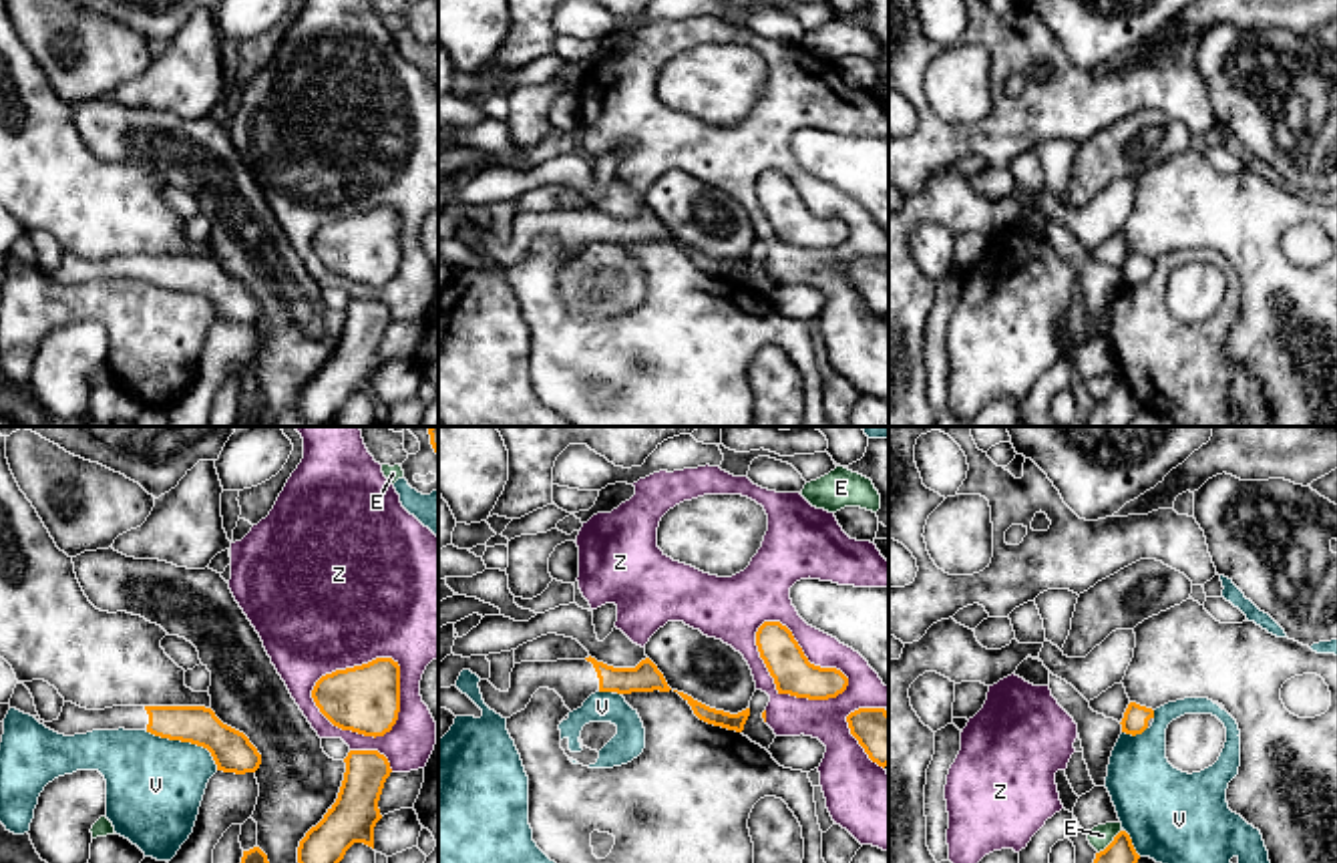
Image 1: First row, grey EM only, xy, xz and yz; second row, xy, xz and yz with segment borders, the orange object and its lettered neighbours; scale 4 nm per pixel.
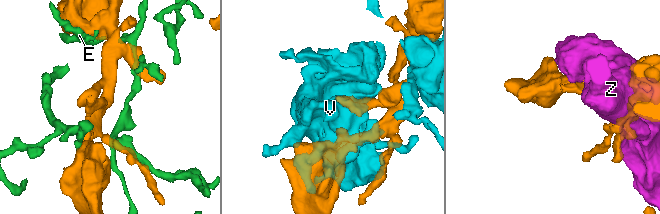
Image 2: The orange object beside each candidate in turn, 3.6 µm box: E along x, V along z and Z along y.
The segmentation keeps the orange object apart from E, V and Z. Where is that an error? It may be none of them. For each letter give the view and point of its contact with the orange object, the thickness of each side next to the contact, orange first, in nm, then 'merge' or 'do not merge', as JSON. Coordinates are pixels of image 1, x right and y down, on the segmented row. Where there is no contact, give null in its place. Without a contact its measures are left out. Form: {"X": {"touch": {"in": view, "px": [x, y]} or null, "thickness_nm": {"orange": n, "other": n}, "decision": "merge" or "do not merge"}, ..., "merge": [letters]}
{"E": {"touch": {"in": "yz", "px": [1112, 841]}, "thickness_nm": {"orange": 100, "other": 90}, "decision": "do not merge"}, "V": {"touch": {"in": "xy", "px": [185, 741]}, "thickness_nm": {"orange": 160, "other": 380}, "decision": "do not merge"}, "Z": {"touch": {"in": "xy", "px": [354, 666]}, "thickness_nm": {"orange": 280, "other": 500}, "decision": "do not merge"}, "merge": []}

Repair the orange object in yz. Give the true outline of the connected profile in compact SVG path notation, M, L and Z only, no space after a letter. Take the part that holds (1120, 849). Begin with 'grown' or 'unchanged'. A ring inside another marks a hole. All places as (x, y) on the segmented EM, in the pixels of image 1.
unchanged; M1120 831L1104 851L1096 853L1094 863L1138 863L1138 859L1130 835Z

